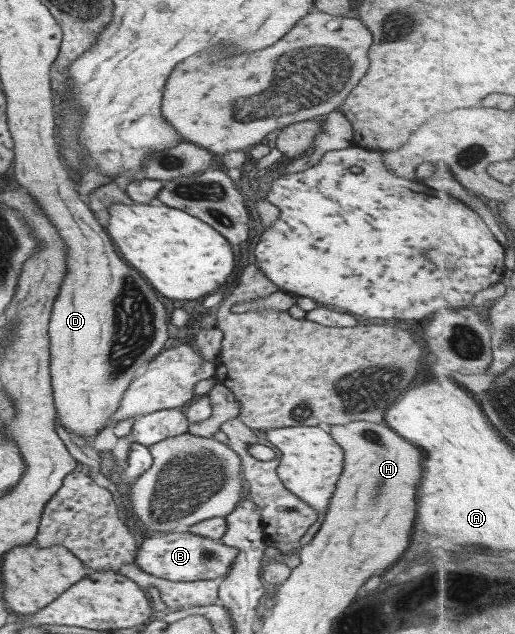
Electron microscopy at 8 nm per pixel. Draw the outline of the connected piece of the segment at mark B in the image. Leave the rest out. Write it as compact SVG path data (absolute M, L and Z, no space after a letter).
M187 531L170 532L144 539L136 549L133 563L146 574L172 582L219 580L229 571L236 553L236 548L222 544L218 539L210 540Z

